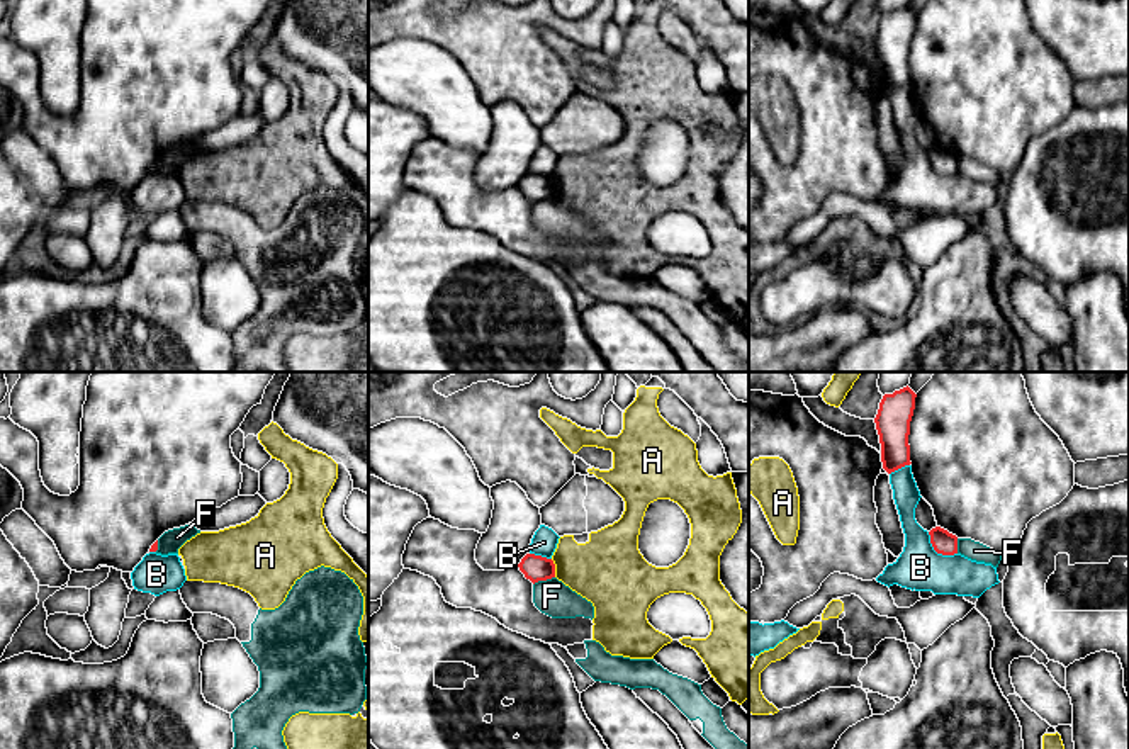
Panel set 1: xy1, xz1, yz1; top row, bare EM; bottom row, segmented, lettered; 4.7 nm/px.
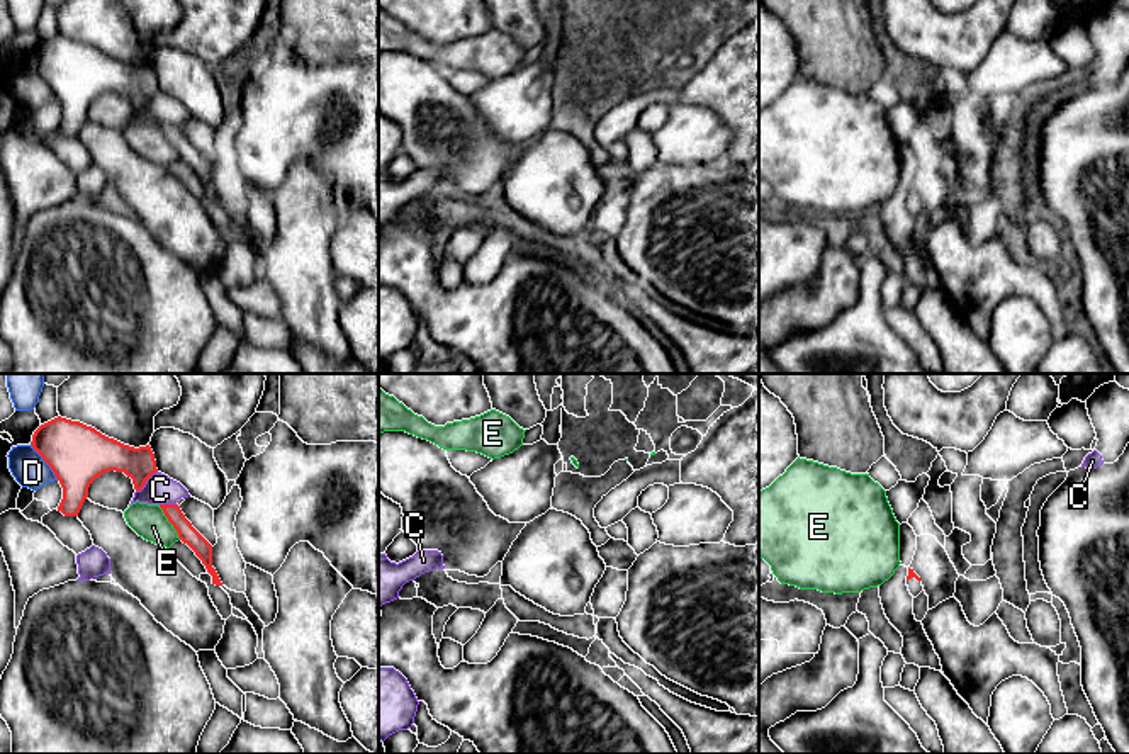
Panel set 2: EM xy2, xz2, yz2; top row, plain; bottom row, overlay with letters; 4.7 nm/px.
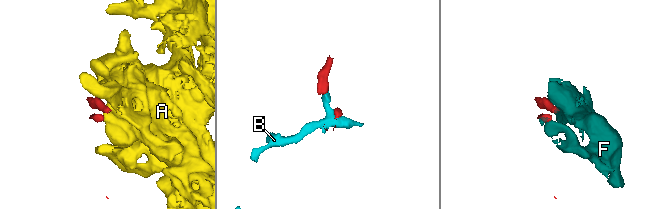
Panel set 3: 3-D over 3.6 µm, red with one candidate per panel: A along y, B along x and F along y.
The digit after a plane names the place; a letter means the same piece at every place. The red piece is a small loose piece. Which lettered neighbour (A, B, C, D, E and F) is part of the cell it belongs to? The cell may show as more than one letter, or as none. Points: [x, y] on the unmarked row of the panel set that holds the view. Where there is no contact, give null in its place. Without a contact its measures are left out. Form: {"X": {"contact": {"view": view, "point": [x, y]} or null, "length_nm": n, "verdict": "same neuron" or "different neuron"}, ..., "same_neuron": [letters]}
{"A": {"contact": {"view": "xz1", "point": [554, 187]}, "length_nm": 90, "verdict": "different neuron"}, "B": {"contact": {"view": "yz1", "point": [938, 172]}, "length_nm": 180, "verdict": "different neuron"}, "C": {"contact": {"view": "xy2", "point": [145, 102]}, "length_nm": 140, "verdict": "different neuron"}, "D": {"contact": {"view": "xy2", "point": [44, 80]}, "length_nm": 220, "verdict": "different neuron"}, "E": {"contact": {"view": "xy2", "point": [168, 140]}, "length_nm": 200, "verdict": "different neuron"}, "F": {"contact": {"view": "xz1", "point": [544, 199]}, "length_nm": 110, "verdict": "different neuron"}, "same_neuron": []}

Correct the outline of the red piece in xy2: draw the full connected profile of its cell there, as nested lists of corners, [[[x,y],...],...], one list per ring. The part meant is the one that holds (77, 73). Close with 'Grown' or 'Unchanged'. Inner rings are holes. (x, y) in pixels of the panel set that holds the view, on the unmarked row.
[[[61,36],[41,44],[31,65],[63,107],[58,131],[65,136],[78,136],[90,104],[104,92],[124,92],[132,98],[136,110],[158,92],[149,65],[134,68]]]. Unchanged

